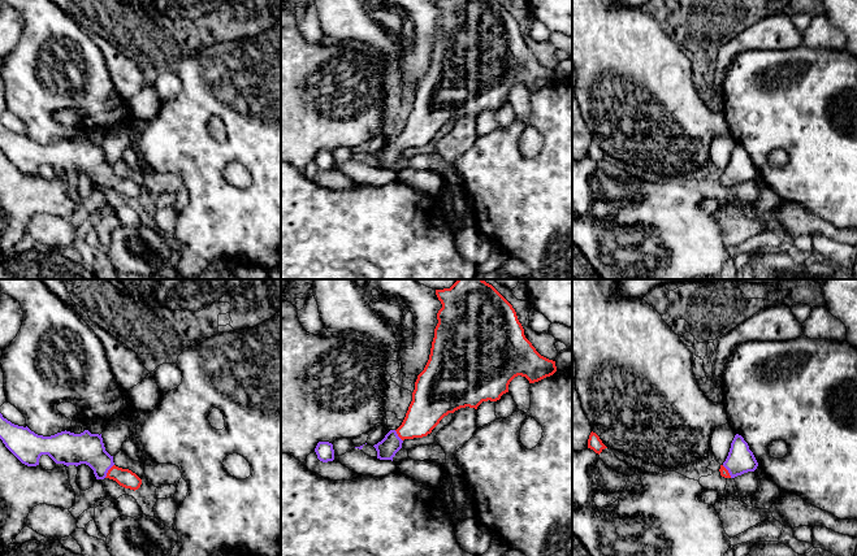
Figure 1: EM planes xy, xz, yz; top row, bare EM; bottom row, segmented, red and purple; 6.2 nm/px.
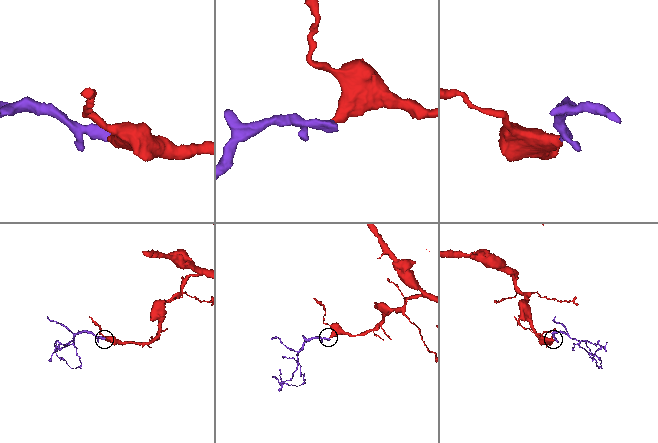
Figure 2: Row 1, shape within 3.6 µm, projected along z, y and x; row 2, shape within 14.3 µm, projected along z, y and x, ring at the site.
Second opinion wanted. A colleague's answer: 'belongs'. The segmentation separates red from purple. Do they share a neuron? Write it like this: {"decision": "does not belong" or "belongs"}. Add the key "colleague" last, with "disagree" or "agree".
{"decision": "belongs", "colleague": "agree"}

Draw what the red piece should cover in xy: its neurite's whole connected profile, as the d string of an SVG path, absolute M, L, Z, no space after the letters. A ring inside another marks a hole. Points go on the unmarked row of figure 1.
M0 122L0 148L25 174L36 175L42 164L48 164L56 173L88 174L96 188L109 187L120 195L138 199L142 188L129 178L114 174L104 156L101 143L85 139L81 143L61 140L51 145L38 144L27 135L18 135Z

